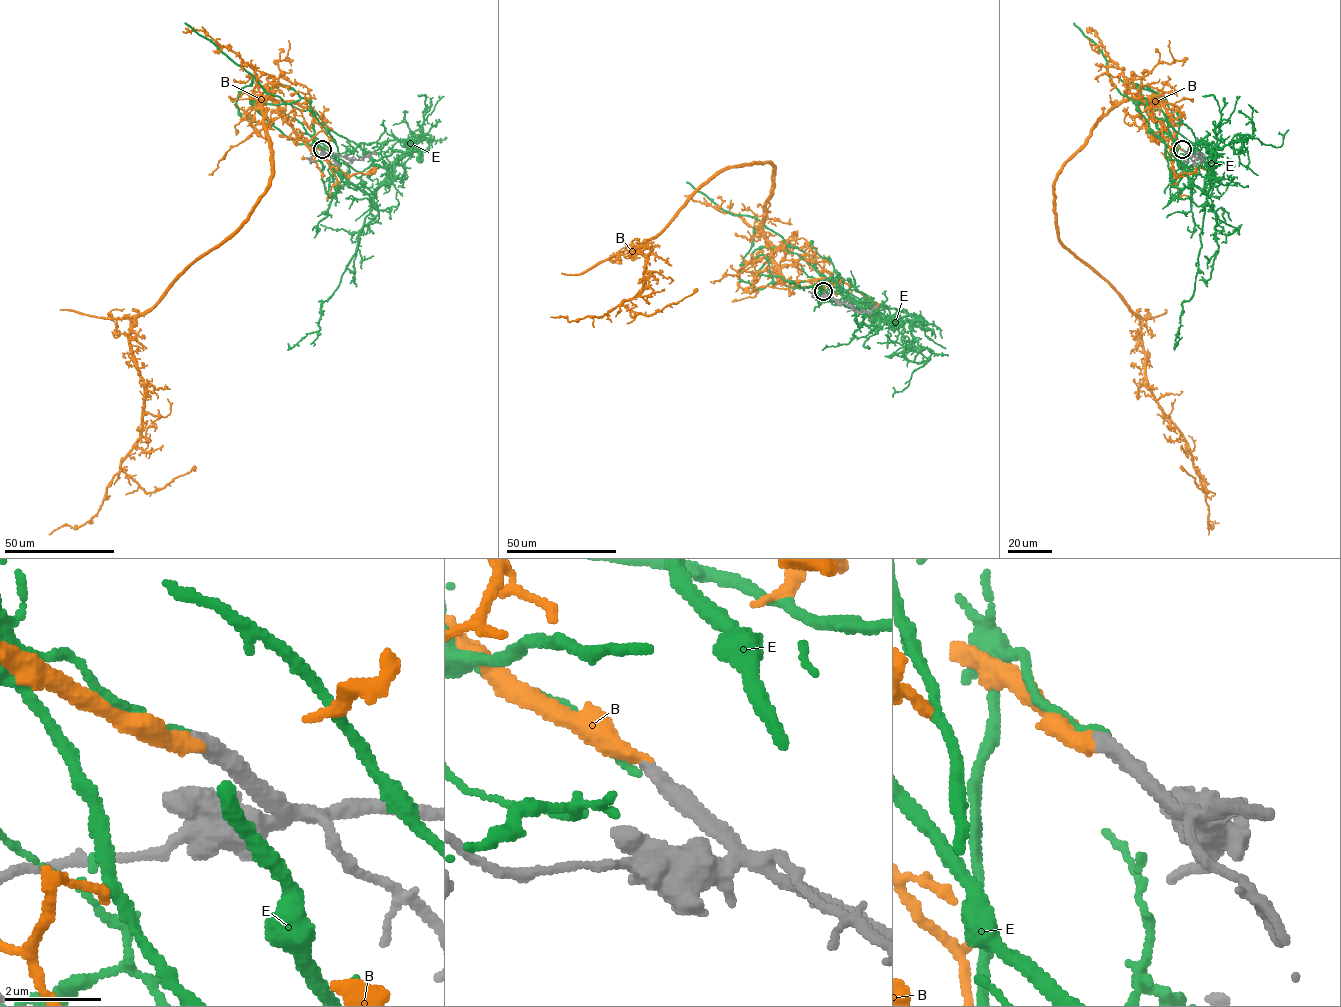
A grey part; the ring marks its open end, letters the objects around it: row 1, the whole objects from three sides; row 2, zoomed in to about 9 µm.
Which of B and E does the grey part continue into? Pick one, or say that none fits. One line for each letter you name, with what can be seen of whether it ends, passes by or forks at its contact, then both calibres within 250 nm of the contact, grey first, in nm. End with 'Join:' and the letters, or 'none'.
B: it ends there; 360 nm thick on the grey side, 320 nm on the other
Join: B

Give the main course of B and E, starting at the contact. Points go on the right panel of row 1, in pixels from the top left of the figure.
B: (1182, 150), (1158, 101), (1117, 103), (1057, 176), (1055, 226), (1138, 319), (1149, 389), (1188, 448), (1208, 534)
E: (1183, 150), (1191, 198), (1190, 183), (1206, 193), (1214, 168), (1160, 110), (1121, 93), (1073, 23)

